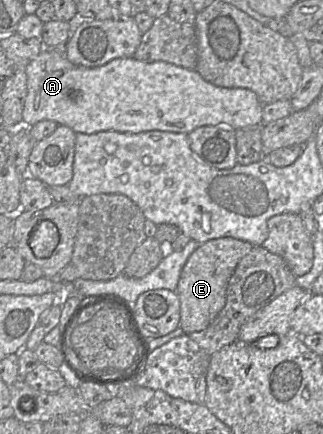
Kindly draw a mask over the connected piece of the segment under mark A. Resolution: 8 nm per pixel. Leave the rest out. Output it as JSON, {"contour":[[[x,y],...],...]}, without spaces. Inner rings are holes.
{"contour":[[[45,48],[24,70],[27,95],[22,121],[25,126],[52,120],[84,134],[153,130],[188,134],[201,126],[225,125],[238,129],[262,125],[263,104],[252,90],[215,86],[195,70],[163,61],[143,62],[123,57],[88,68],[71,63],[57,49]]]}

